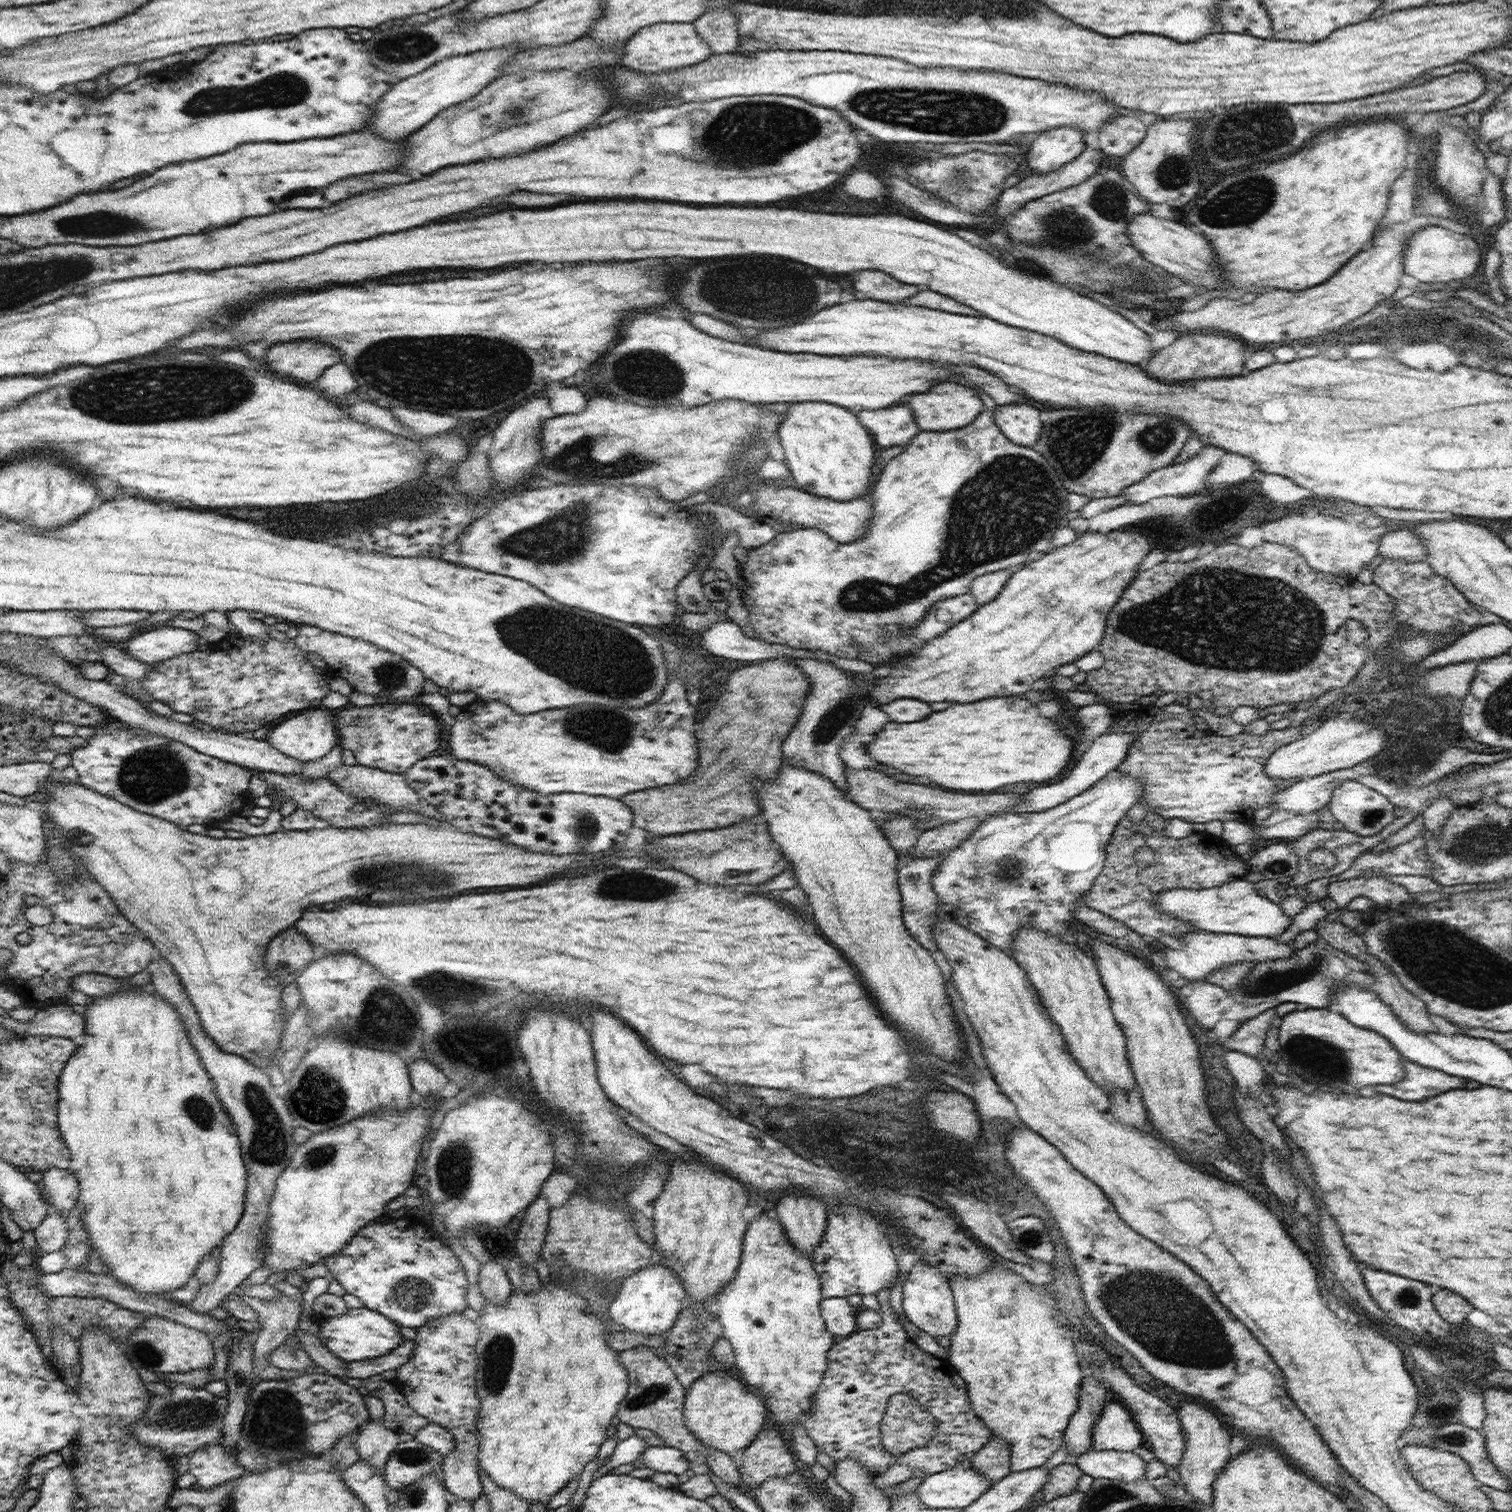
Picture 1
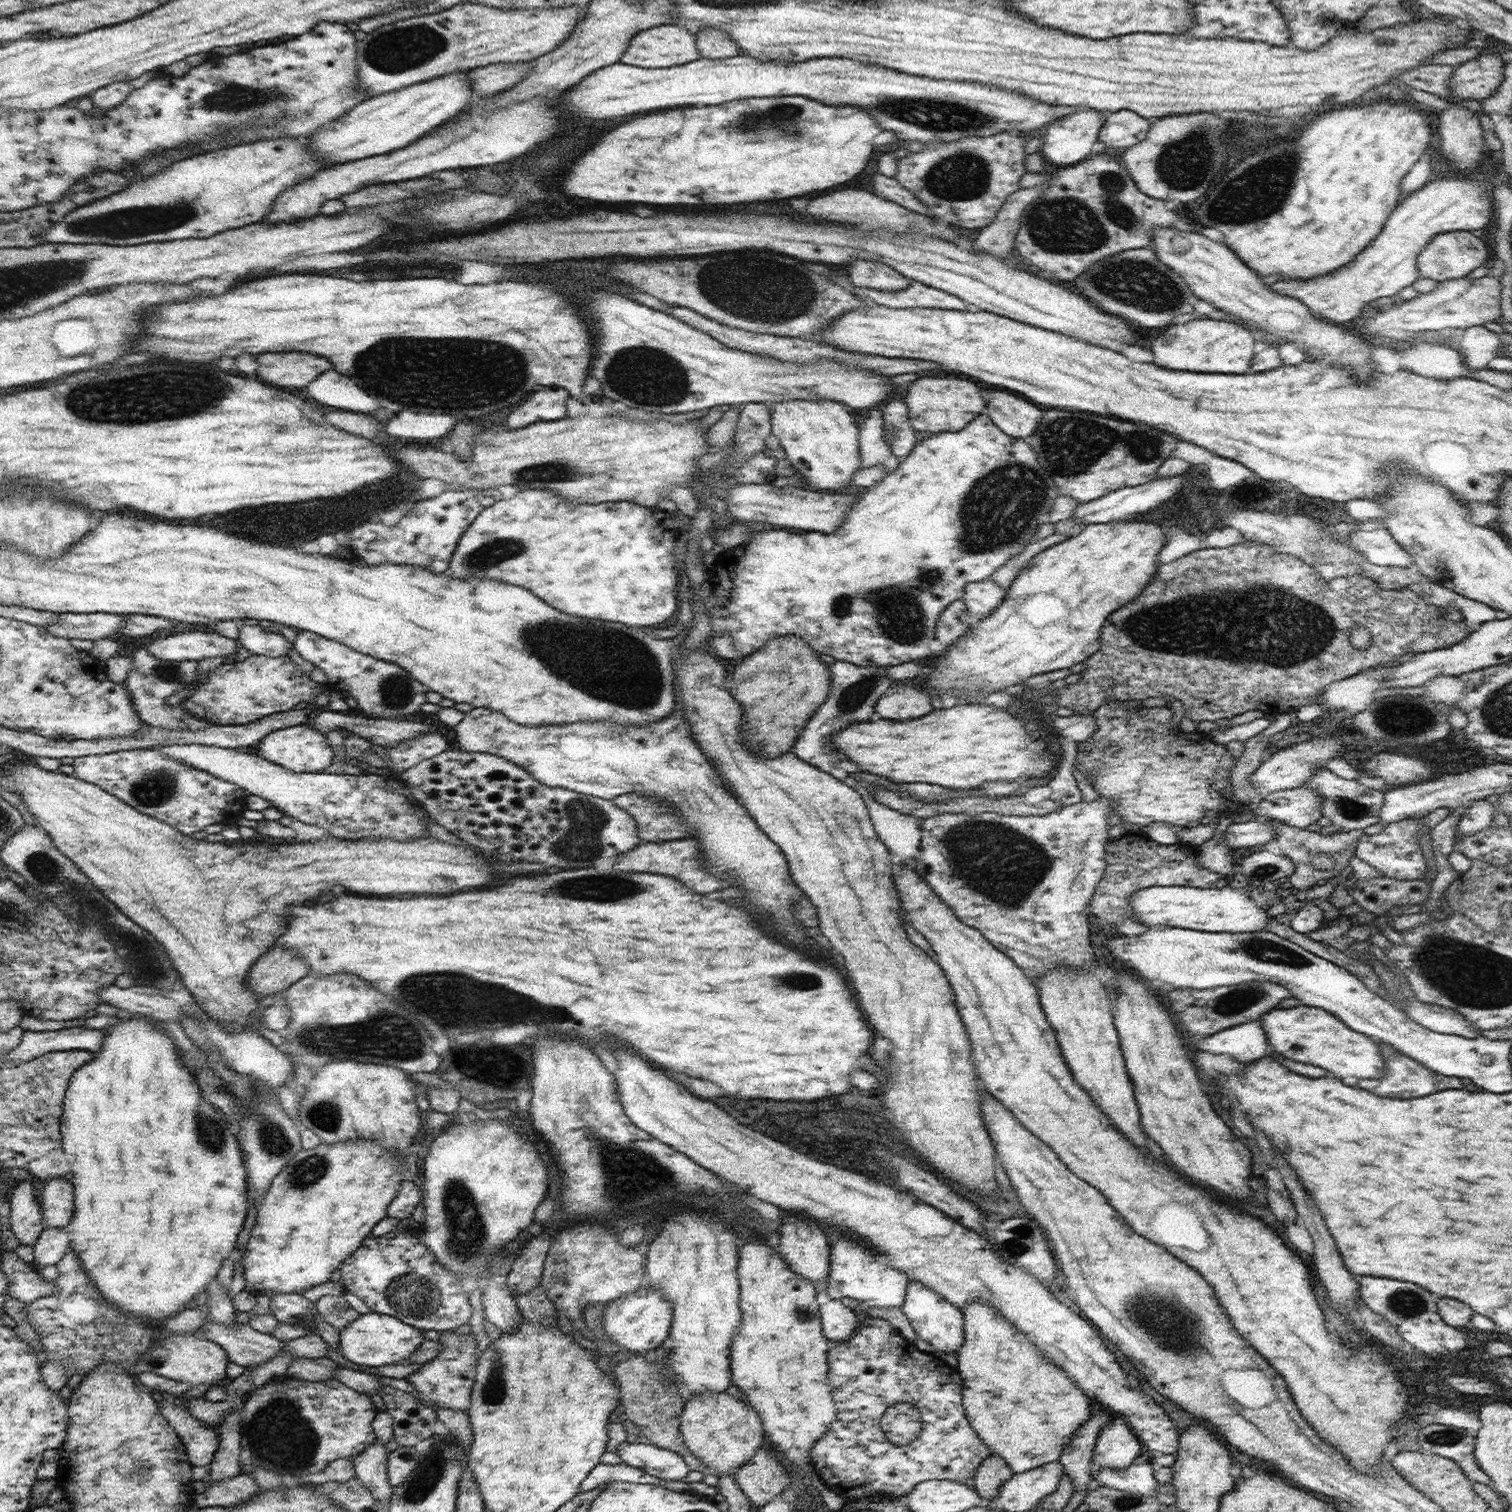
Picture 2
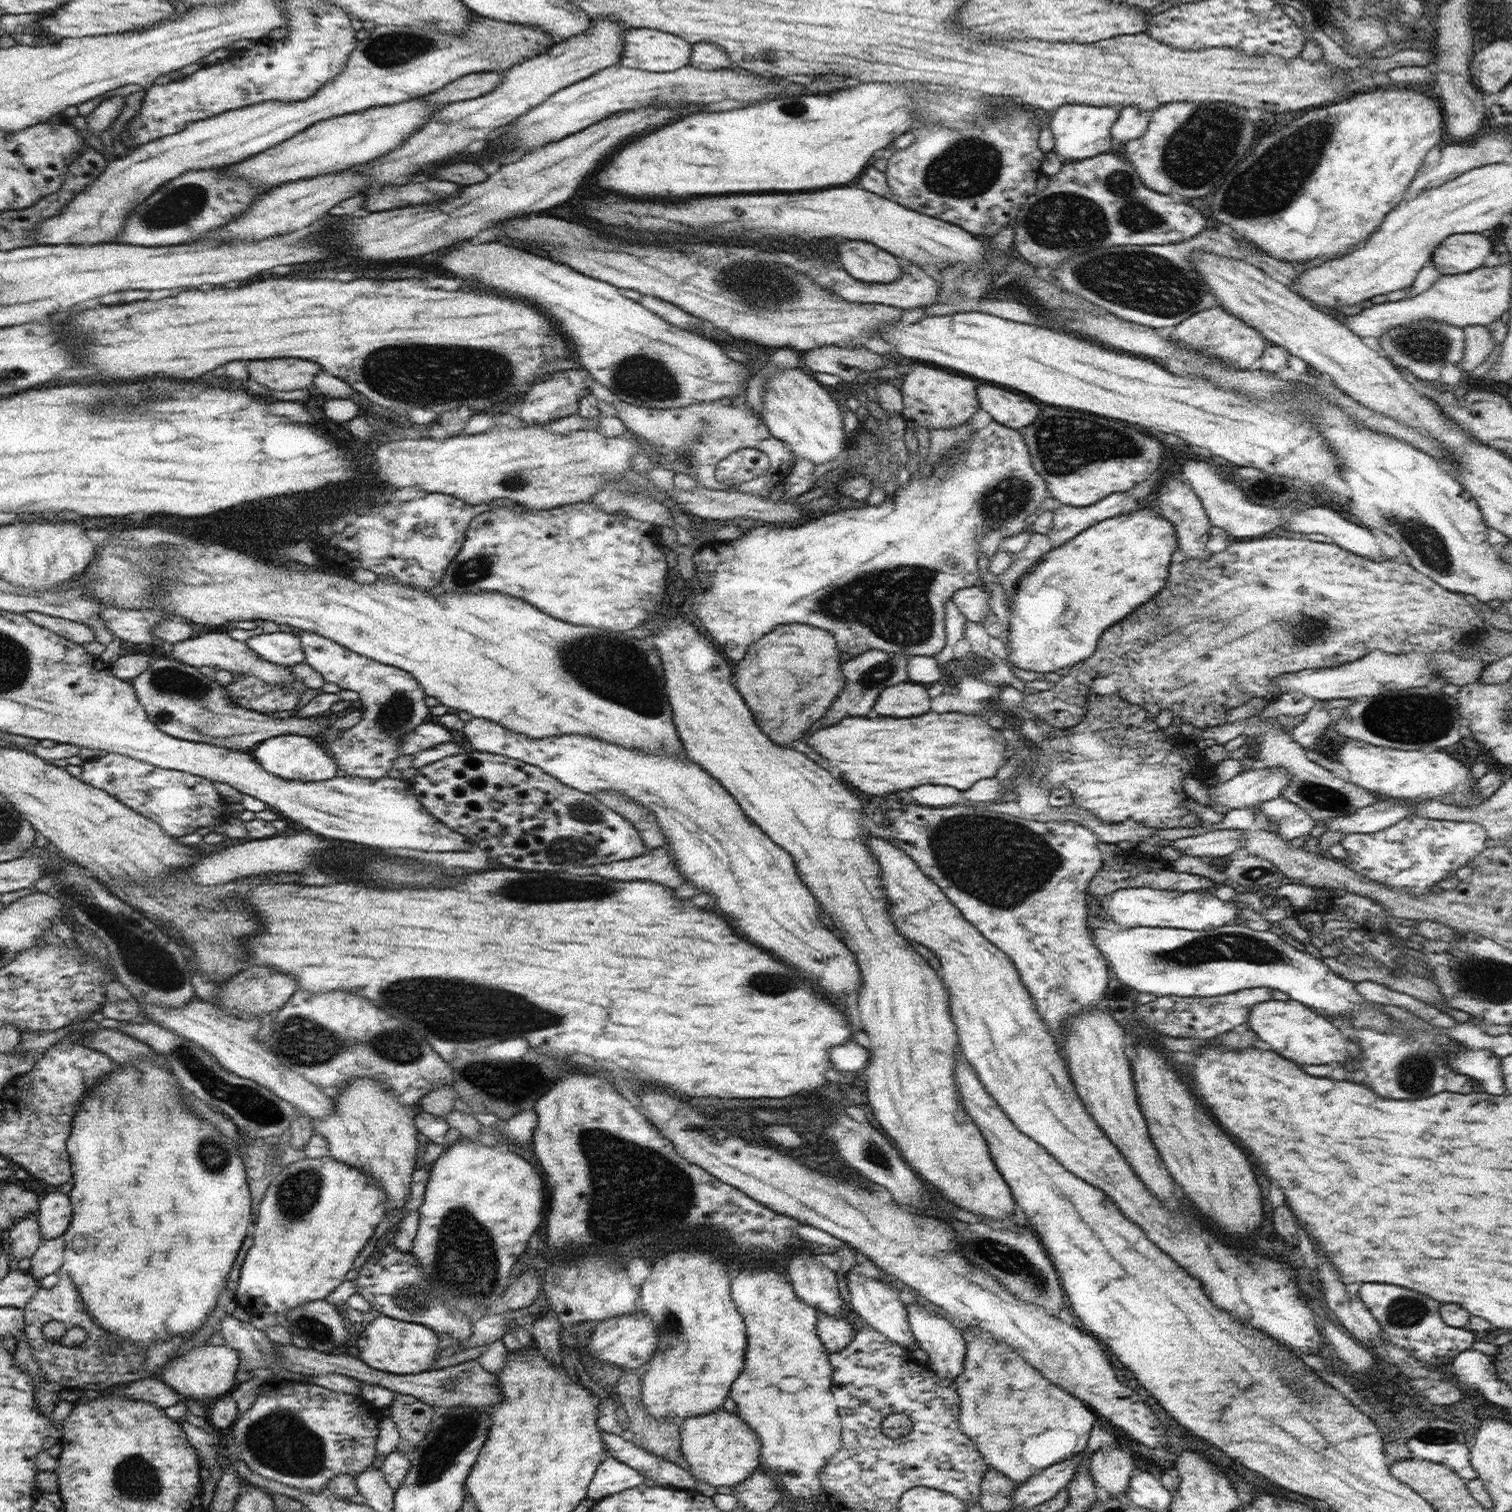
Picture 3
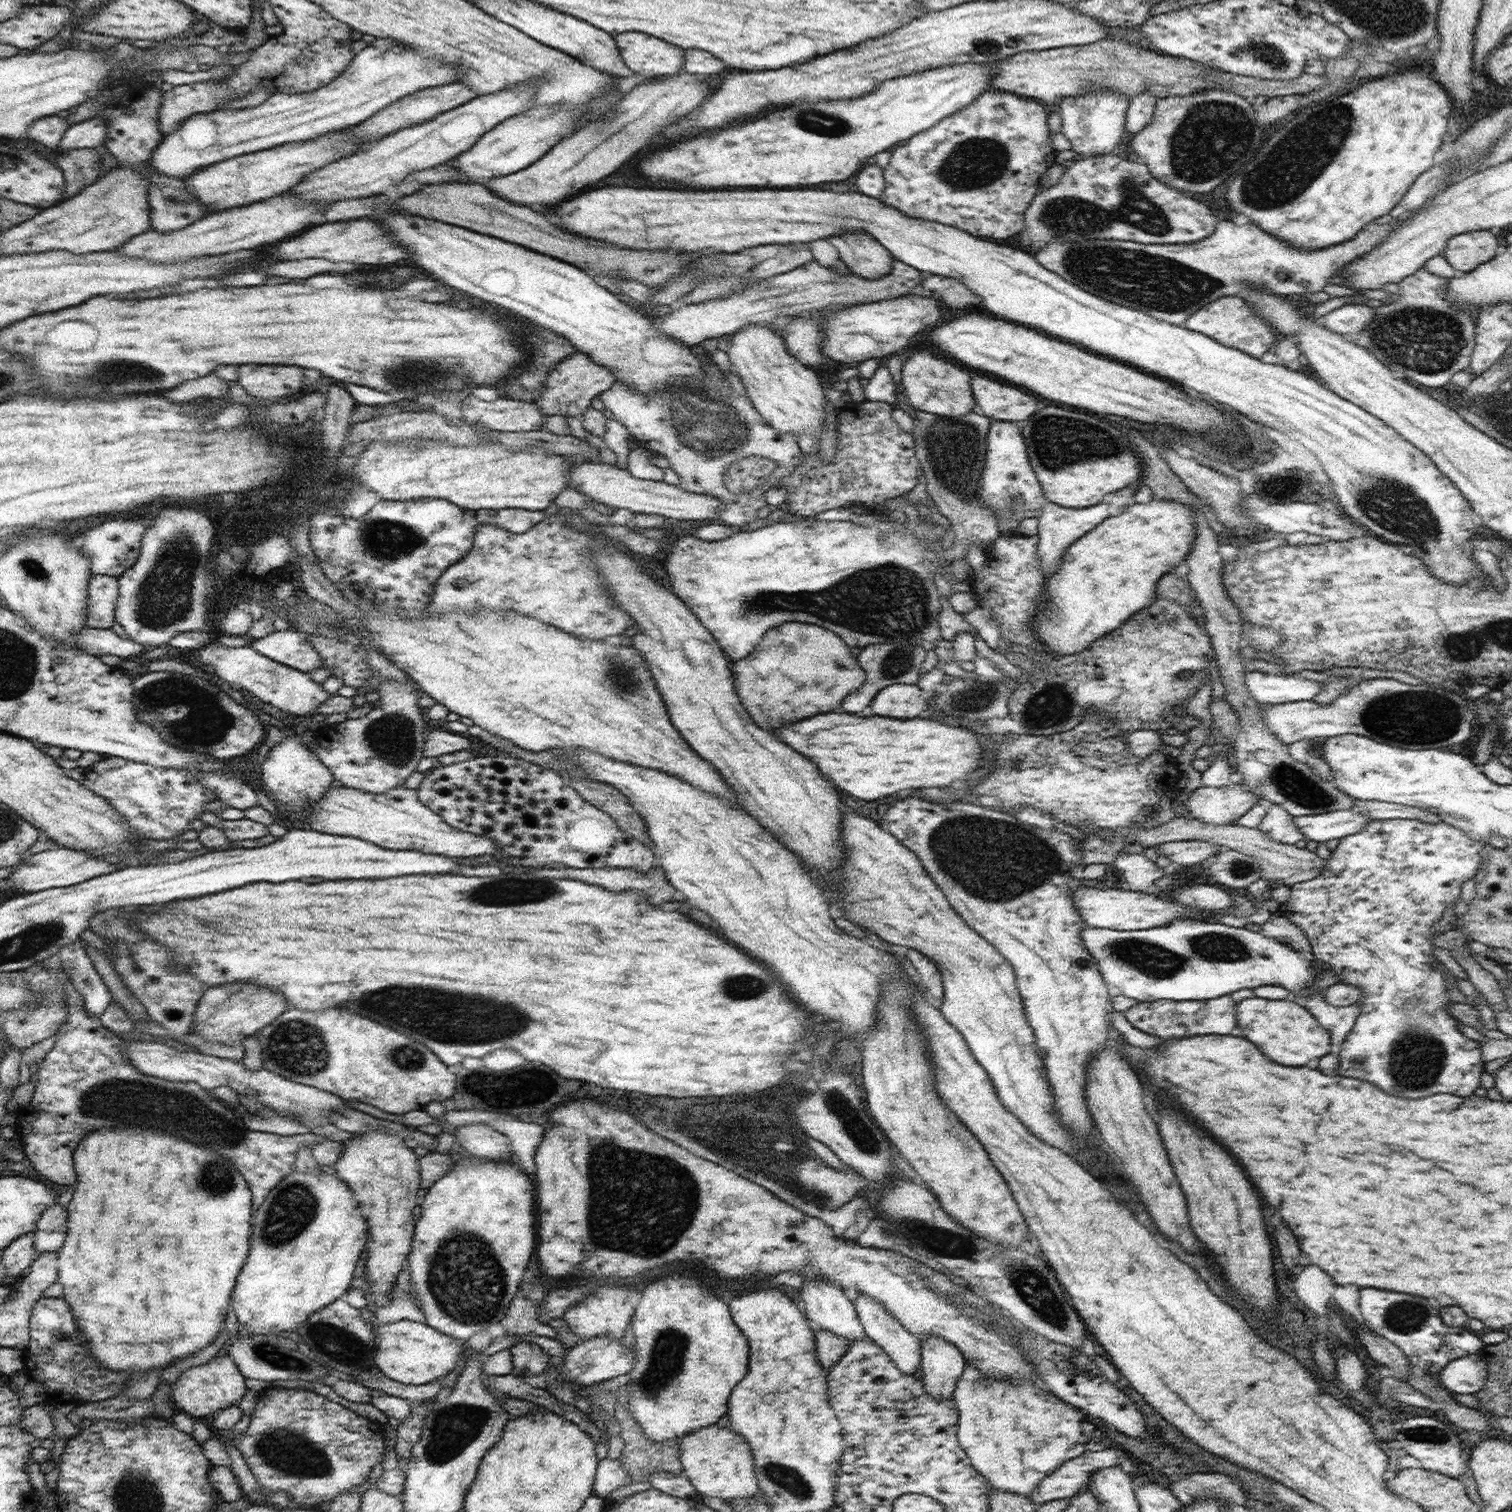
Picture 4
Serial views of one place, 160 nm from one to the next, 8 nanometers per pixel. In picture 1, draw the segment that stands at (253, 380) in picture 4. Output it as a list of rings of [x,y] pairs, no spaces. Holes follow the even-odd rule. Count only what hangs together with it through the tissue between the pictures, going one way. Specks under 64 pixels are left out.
[[[312,340],[276,344],[268,350],[266,356],[266,362],[272,370],[304,382],[318,380],[326,368],[338,364],[340,360],[342,358],[338,350],[332,350],[332,346]]]

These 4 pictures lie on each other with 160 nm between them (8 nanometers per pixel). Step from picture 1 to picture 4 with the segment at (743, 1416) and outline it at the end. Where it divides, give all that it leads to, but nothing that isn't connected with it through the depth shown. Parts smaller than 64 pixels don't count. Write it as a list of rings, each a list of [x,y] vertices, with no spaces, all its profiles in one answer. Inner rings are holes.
[[[718,1423],[692,1430],[680,1438],[680,1460],[685,1474],[699,1496],[716,1496],[731,1502],[734,1498],[748,1498],[761,1494],[755,1474],[752,1451],[744,1438],[732,1432],[728,1426]]]

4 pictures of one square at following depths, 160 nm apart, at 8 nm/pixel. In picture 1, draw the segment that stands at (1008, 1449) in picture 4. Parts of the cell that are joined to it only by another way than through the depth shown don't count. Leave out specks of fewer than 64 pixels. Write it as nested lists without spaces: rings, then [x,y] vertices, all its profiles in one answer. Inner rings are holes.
[[[998,1259],[993,1268],[985,1270],[980,1276],[957,1276],[957,1274],[951,1276],[949,1285],[951,1286],[955,1300],[958,1328],[949,1337],[951,1345],[948,1348],[948,1361],[966,1383],[972,1410],[995,1436],[999,1436],[1001,1440],[1005,1440],[1009,1444],[1009,1449],[1011,1450],[1011,1472],[1020,1472],[1041,1467],[1063,1445],[1063,1436],[1066,1427],[1070,1418],[1072,1418],[1072,1415],[1079,1407],[1079,1390],[1080,1384],[1083,1381],[1083,1369],[1078,1365],[1080,1356],[1076,1354],[1075,1342],[1065,1334],[1064,1325],[1060,1321],[1062,1315],[1056,1307],[1057,1300],[1052,1297],[1052,1293],[1046,1291],[1044,1286],[1029,1283],[1020,1274],[1001,1265],[1001,1261],[998,1261]]]

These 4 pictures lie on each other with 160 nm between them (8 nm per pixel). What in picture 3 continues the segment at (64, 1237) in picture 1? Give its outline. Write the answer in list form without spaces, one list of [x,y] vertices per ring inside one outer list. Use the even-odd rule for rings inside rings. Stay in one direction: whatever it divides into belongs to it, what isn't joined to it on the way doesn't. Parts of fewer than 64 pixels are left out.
[[[46,1238],[34,1253],[28,1267],[28,1272],[38,1281],[49,1274],[59,1272],[63,1265],[64,1239]]]

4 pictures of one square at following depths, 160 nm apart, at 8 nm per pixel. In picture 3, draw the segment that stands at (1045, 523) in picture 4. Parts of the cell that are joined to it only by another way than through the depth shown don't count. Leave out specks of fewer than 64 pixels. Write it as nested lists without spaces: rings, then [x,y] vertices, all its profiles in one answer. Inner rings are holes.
[[[1114,492],[1090,506],[1060,505],[1053,510],[1052,528],[1047,536],[1054,540],[1054,546],[1062,546],[1078,533],[1121,514],[1126,492]]]

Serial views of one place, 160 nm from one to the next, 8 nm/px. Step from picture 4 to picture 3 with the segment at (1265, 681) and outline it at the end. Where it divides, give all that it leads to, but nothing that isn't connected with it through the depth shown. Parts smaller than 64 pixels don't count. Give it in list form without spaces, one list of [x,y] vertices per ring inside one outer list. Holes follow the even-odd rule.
[[[1374,649],[1354,662],[1334,668],[1308,668],[1295,673],[1284,673],[1282,677],[1273,678],[1272,682],[1281,693],[1302,692],[1318,701],[1330,701],[1330,699],[1352,699],[1364,695],[1377,695],[1385,690],[1426,687],[1431,680],[1436,678],[1456,684],[1456,686],[1464,686],[1479,680],[1485,668],[1486,666],[1478,657],[1464,660],[1453,652],[1425,654],[1412,651],[1406,654],[1388,654],[1383,650]]]

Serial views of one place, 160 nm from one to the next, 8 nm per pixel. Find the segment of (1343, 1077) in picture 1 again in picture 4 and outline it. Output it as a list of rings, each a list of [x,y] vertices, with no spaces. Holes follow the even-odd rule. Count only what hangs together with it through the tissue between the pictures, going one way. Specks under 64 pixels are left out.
[[[1248,998],[1236,1008],[1236,1018],[1246,1038],[1254,1042],[1268,1058],[1286,1066],[1304,1066],[1312,1058],[1322,1058],[1330,1050],[1330,1034],[1304,1006],[1302,1001],[1297,999]]]

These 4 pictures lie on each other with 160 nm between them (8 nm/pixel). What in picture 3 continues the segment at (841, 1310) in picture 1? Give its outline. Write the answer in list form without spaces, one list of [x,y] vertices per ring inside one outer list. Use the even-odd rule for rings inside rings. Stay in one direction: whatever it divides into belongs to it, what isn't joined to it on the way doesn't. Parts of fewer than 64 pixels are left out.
[[[822,1313],[819,1318],[818,1336],[828,1354],[840,1352],[852,1342],[855,1331],[846,1317],[836,1318]]]

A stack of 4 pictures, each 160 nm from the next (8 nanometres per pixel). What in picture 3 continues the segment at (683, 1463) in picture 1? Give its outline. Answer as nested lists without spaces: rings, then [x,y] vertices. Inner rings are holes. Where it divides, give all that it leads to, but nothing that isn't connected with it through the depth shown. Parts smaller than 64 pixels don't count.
[[[603,1430],[601,1435],[604,1448],[610,1452],[610,1456],[643,1474],[649,1483],[678,1491],[696,1488],[696,1478],[690,1470],[687,1471],[675,1462],[664,1460],[649,1450],[644,1450],[644,1447],[626,1441],[621,1435]]]

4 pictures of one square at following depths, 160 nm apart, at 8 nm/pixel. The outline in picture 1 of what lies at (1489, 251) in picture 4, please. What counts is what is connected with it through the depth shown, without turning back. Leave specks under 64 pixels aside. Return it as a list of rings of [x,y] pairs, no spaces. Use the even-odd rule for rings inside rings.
[[[1428,225],[1414,233],[1405,246],[1405,273],[1414,276],[1420,282],[1450,282],[1472,277],[1482,265],[1484,256],[1476,240],[1468,234],[1446,230],[1438,225]]]

